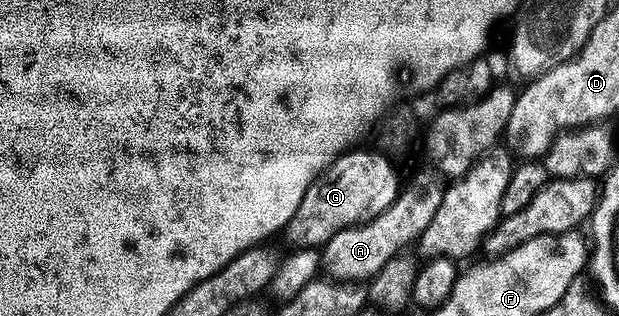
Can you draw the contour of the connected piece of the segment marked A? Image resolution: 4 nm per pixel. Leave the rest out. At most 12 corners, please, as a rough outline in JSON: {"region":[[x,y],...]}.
{"region":[[418,171],[386,212],[330,236],[323,269],[371,280],[419,239],[446,182]]}

